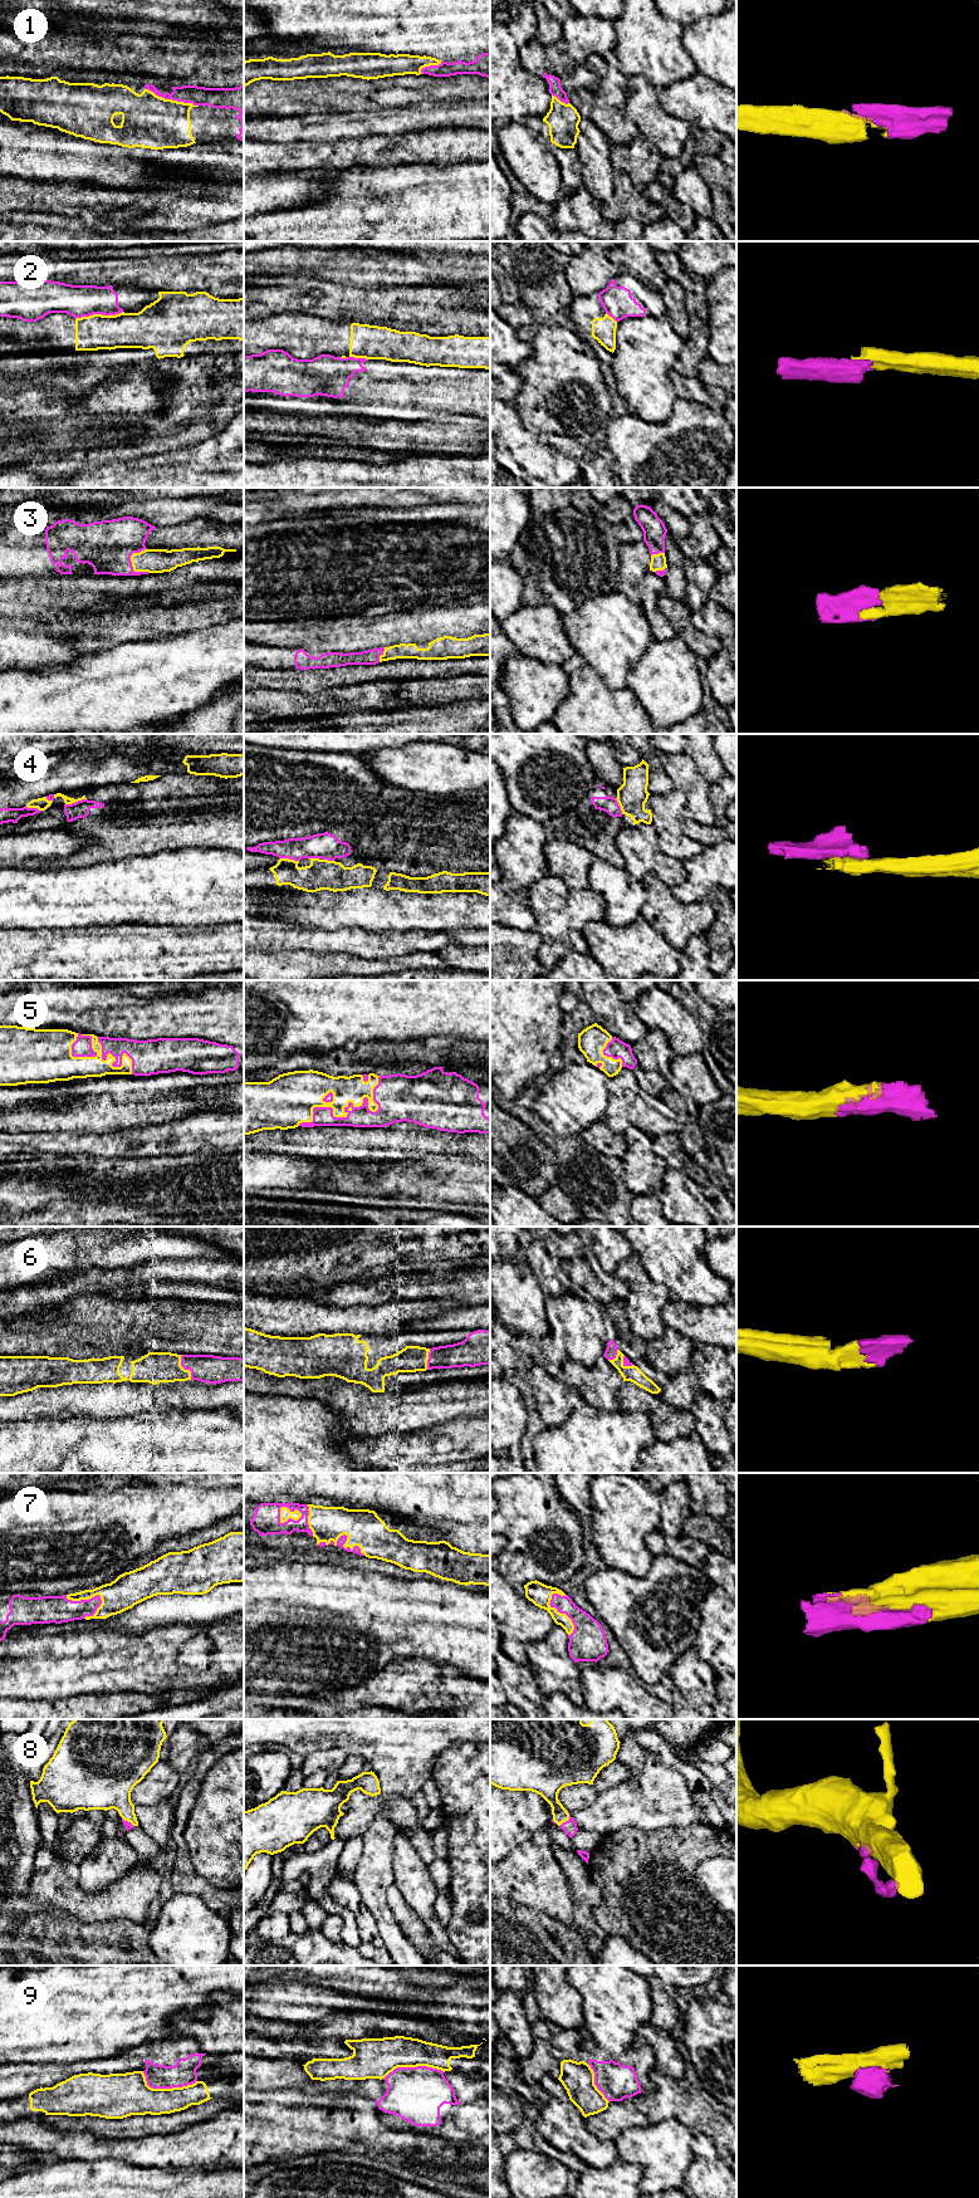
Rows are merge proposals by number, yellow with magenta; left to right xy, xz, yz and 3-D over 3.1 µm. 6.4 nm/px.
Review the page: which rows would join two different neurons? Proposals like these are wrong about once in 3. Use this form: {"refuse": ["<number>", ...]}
{"refuse": ["2", "4", "9"]}

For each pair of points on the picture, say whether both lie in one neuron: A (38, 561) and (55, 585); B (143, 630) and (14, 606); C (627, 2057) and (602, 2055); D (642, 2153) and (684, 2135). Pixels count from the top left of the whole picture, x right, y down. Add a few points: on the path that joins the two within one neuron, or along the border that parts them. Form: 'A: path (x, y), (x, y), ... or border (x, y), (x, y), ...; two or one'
A: border (60, 574), (47, 579), (20, 577); two
B: path (111, 628), (91, 628), (57, 606), (47, 606); one
C: path (621, 2062), (608, 2061); one
D: path (652, 2148), (664, 2148), (674, 2139); one

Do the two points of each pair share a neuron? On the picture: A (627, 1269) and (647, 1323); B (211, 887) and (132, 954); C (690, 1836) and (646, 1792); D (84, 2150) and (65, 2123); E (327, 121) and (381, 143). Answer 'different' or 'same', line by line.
A: same
B: different
C: different
D: different
E: different

